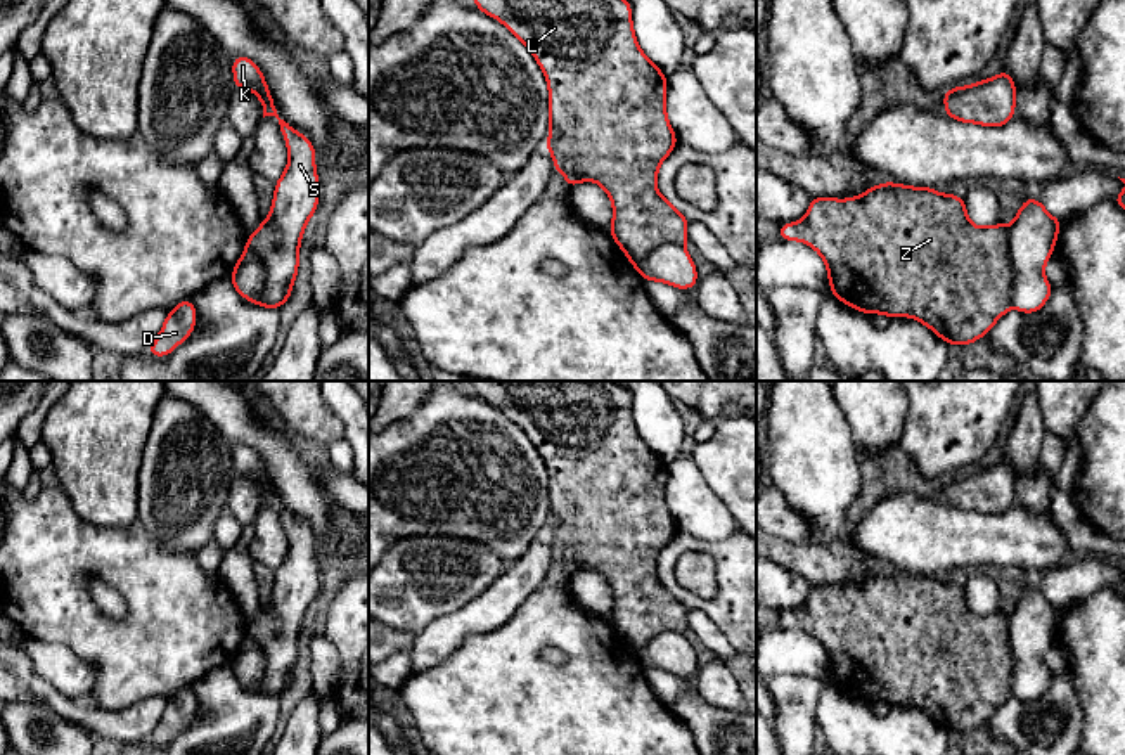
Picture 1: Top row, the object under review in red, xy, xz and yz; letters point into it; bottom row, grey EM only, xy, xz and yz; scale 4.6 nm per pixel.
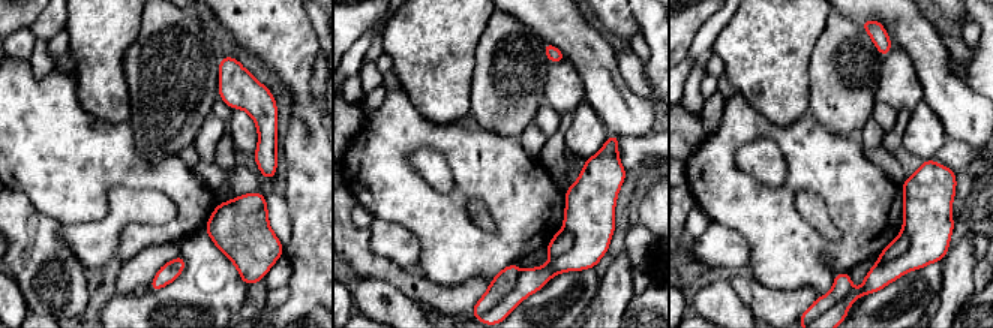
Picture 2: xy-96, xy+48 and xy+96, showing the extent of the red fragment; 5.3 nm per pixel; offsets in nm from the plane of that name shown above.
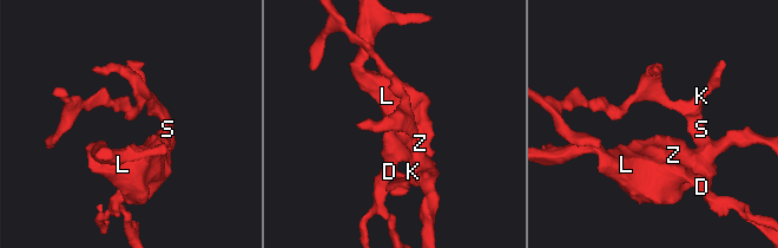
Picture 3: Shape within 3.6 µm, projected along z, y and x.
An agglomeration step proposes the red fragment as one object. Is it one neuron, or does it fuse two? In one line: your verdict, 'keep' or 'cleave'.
cleave

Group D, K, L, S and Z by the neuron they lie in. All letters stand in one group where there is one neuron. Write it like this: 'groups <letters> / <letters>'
groups D L Z / K S

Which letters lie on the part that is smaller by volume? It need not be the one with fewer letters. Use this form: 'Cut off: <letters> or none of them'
Cut off: D, L, Z

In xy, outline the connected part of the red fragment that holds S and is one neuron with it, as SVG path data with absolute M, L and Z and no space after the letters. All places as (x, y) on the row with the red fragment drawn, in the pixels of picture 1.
M249 57L232 59L234 87L256 94L263 106L263 118L275 116L287 144L289 161L275 182L270 215L248 236L248 246L258 255L265 270L265 289L249 303L279 308L291 289L299 267L299 244L308 220L318 206L318 175L315 147L289 123L279 118L261 69Z

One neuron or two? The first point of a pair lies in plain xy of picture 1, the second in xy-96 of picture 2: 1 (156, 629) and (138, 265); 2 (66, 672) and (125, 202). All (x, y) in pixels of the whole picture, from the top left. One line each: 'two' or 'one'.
1: two
2: one

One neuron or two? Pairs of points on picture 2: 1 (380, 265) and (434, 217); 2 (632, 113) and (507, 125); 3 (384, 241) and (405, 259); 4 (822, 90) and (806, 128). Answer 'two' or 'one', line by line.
1: two
2: two
3: one
4: two

